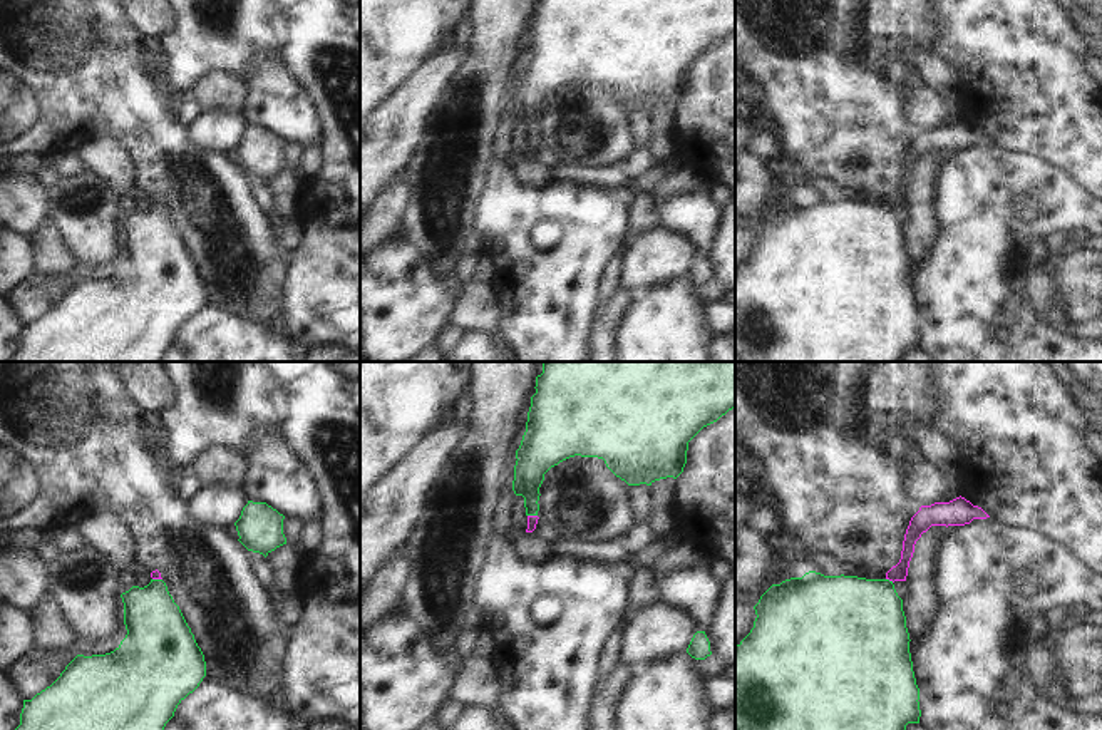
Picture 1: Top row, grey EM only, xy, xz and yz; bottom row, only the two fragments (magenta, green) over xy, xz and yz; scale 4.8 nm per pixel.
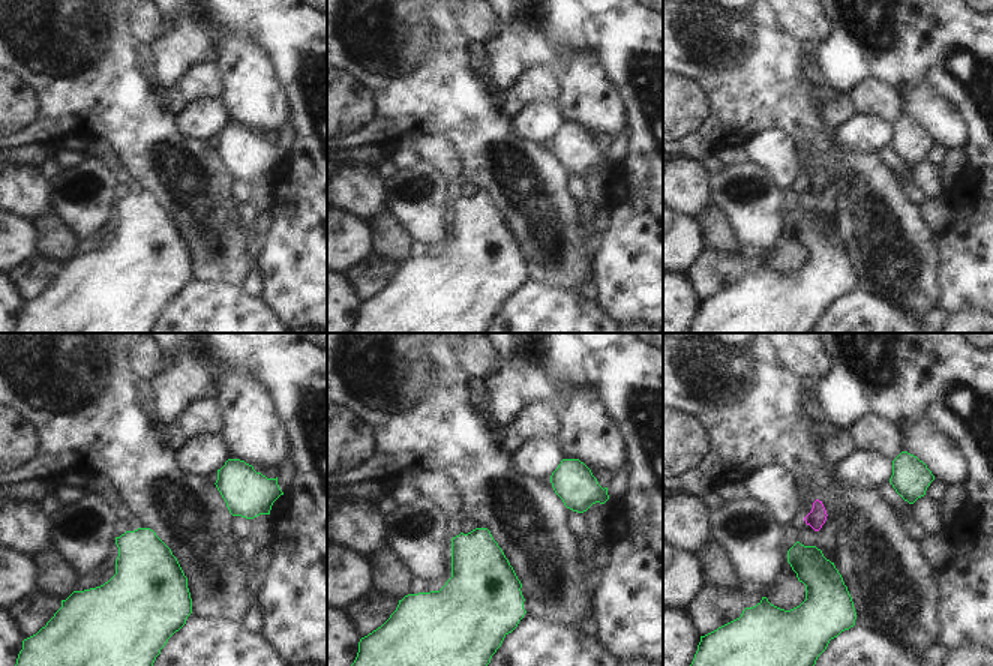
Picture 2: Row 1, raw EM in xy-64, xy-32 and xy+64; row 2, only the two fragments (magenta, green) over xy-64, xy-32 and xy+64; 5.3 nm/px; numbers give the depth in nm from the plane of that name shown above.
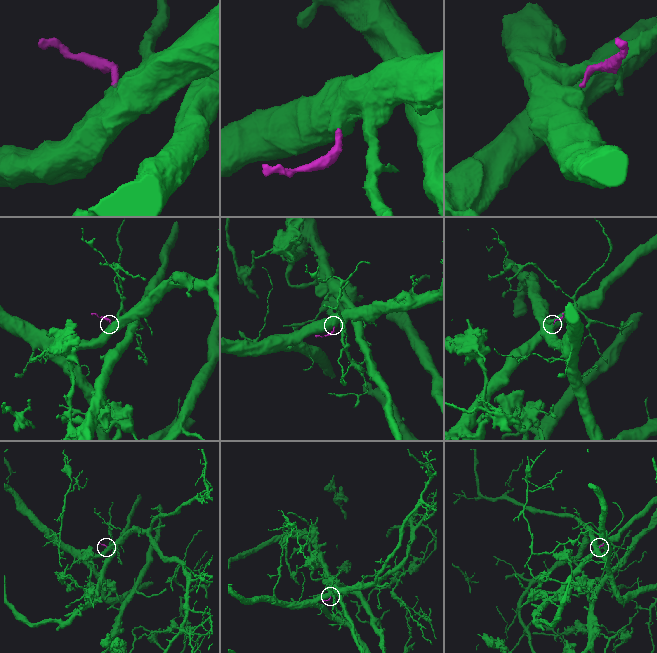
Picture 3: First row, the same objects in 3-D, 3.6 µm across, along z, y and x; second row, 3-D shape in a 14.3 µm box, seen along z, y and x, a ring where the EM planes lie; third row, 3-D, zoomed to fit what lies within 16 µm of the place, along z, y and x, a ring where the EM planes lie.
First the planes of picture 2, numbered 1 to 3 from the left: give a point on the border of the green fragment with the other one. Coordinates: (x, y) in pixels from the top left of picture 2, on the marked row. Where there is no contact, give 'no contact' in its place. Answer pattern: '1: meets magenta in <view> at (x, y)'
1: no contact
2: no contact
3: no contact

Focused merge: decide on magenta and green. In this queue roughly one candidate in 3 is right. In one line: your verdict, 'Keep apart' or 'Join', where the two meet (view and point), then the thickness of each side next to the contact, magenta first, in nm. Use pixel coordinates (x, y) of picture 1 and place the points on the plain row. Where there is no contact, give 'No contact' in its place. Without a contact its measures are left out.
Join. Touches magenta at yz (890, 205). Thickness 80 nm (magenta) against 420 nm.

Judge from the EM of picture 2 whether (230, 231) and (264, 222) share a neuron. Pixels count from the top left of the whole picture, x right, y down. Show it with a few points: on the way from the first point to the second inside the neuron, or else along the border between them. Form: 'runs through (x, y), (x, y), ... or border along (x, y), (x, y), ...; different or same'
border along (248, 216), (251, 230); different

